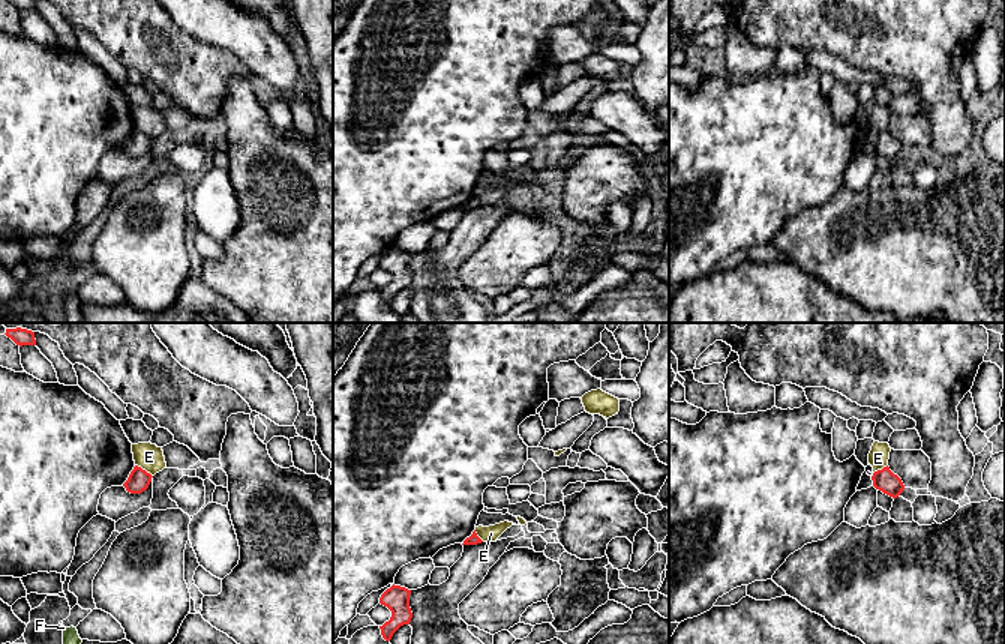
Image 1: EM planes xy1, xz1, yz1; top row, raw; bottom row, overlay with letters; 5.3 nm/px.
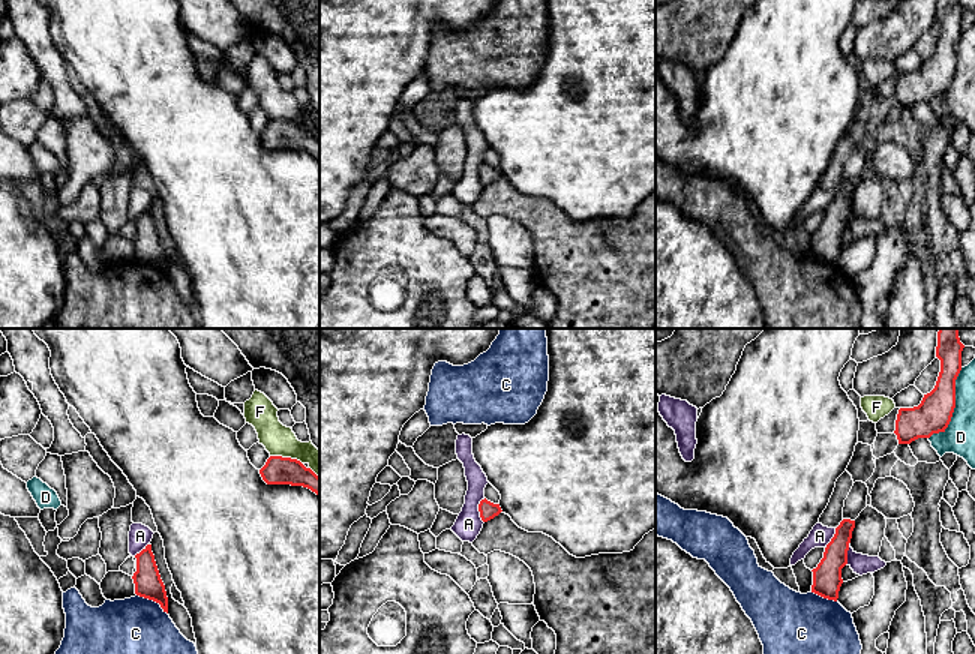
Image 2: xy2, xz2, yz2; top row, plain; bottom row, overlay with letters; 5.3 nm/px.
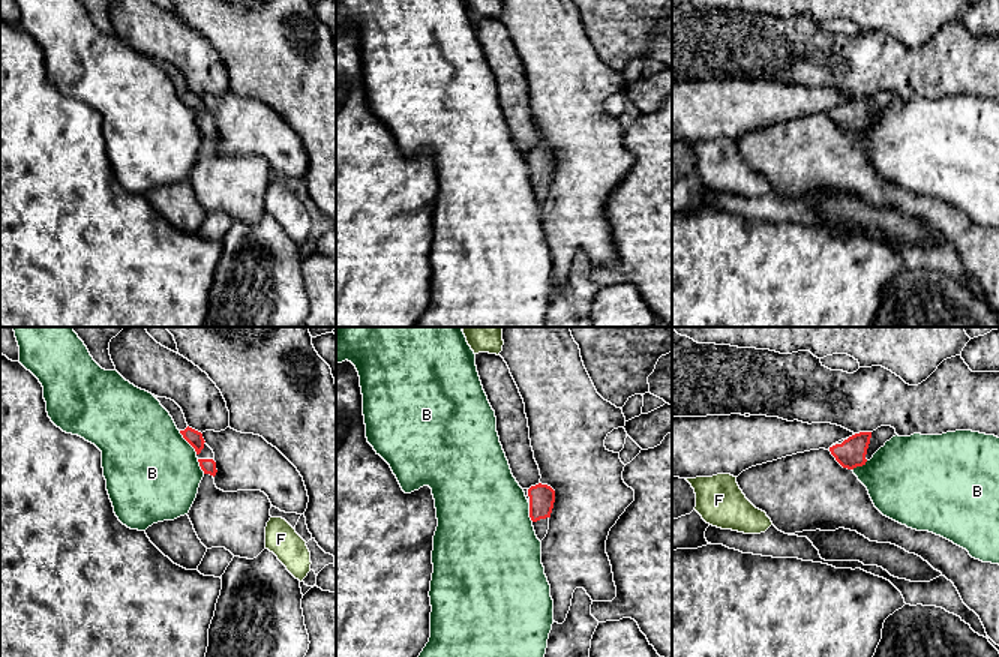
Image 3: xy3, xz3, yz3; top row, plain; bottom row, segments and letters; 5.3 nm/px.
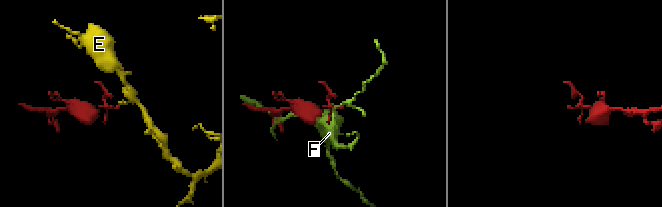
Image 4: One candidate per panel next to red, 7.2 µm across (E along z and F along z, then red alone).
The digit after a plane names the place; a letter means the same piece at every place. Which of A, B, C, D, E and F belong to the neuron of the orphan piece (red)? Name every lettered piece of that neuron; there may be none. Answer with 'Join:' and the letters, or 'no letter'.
Join: no letter

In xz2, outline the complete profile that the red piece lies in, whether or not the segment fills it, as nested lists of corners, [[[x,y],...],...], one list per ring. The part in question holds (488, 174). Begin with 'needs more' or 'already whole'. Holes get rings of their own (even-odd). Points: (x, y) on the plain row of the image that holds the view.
already whole | [[[484,162],[478,168],[478,176],[480,176],[482,184],[488,186],[488,184],[494,183],[495,180],[498,180],[502,174],[501,174],[500,168],[494,168]]]

